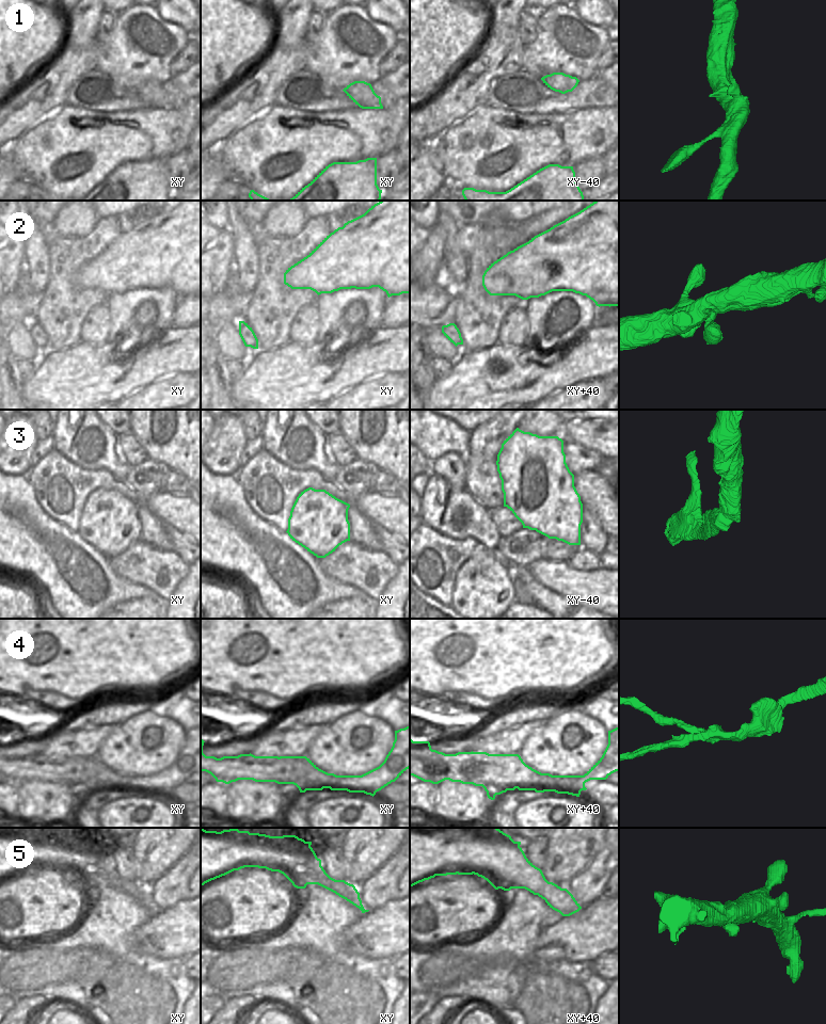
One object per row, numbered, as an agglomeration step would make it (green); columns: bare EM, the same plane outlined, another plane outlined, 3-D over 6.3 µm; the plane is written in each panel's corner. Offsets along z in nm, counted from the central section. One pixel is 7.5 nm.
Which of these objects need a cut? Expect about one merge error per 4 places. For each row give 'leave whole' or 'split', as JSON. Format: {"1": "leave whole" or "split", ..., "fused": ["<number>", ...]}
{"1": "leave whole", "2": "leave whole", "3": "split", "4": "split", "5": "leave whole", "fused": ["3", "4"]}

